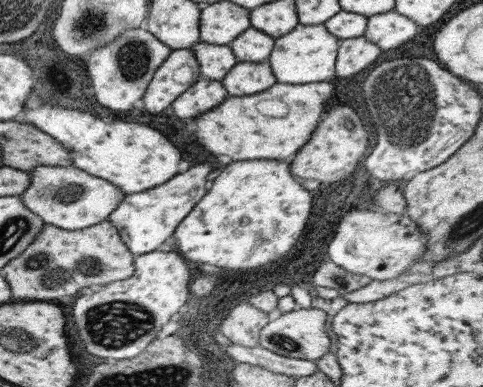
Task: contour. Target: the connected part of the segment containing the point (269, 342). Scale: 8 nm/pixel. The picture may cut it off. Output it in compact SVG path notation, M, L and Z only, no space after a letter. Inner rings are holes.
M307 307L295 308L281 313L275 320L267 321L259 331L259 346L287 358L298 358L314 361L321 358L329 350L331 342L325 332L325 312L322 309Z

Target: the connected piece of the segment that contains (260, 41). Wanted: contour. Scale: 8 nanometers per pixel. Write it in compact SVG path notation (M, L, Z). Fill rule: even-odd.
M250 26L237 38L234 38L228 44L228 47L232 50L237 61L264 62L268 58L273 45L274 38Z

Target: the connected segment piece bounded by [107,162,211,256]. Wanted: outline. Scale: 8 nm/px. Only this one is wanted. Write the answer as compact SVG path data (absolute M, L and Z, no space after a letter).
M207 162L191 166L183 174L174 174L167 182L141 192L126 194L107 220L115 227L127 250L135 256L156 251L177 229L177 224L205 194L205 178L211 172Z

